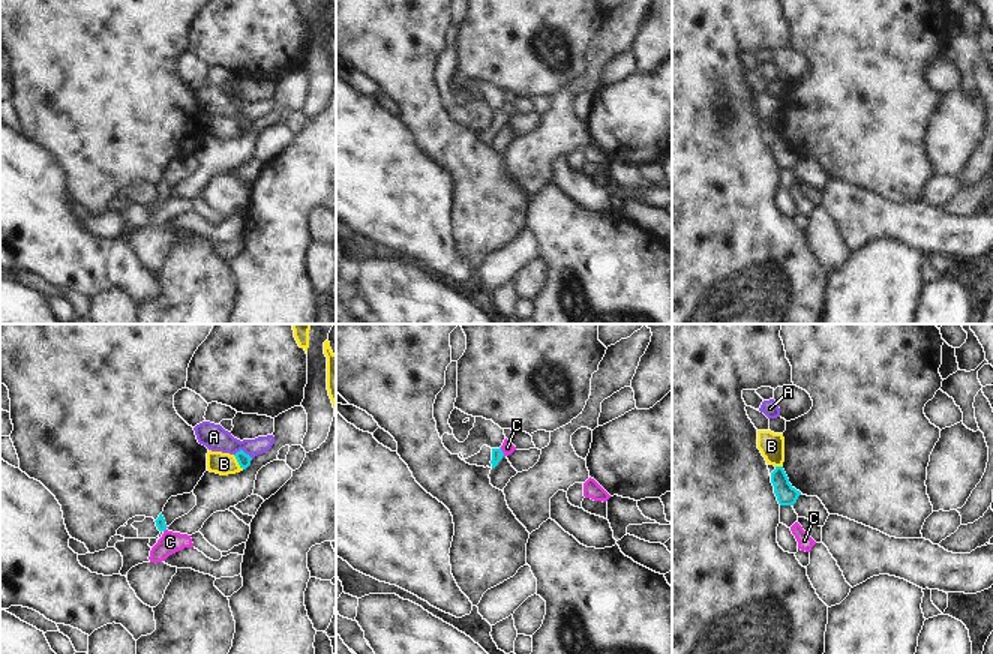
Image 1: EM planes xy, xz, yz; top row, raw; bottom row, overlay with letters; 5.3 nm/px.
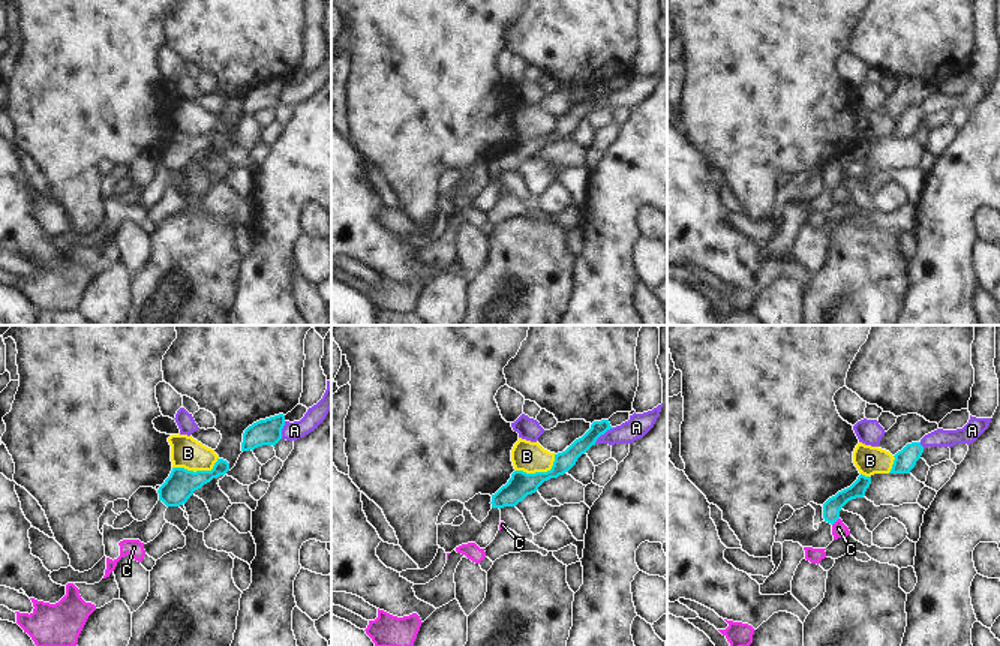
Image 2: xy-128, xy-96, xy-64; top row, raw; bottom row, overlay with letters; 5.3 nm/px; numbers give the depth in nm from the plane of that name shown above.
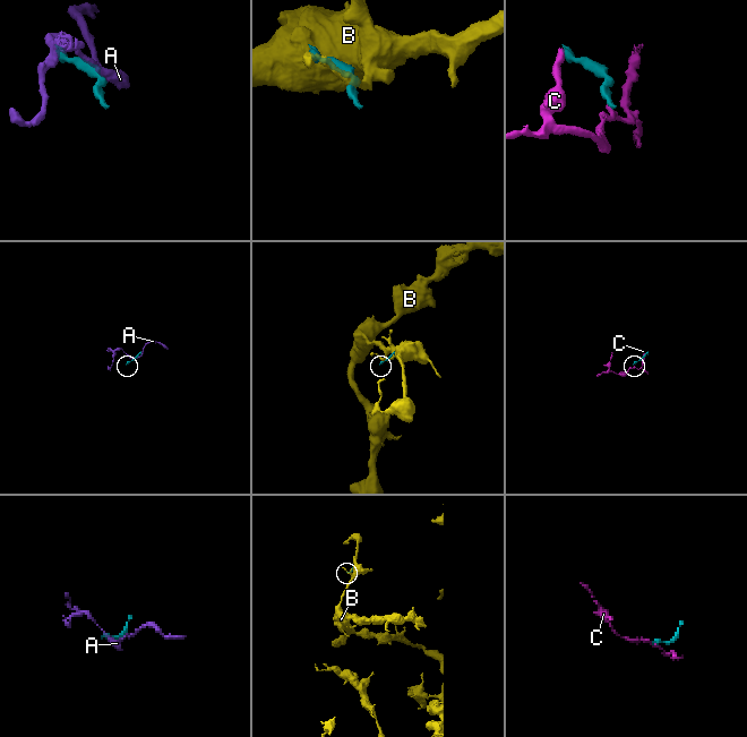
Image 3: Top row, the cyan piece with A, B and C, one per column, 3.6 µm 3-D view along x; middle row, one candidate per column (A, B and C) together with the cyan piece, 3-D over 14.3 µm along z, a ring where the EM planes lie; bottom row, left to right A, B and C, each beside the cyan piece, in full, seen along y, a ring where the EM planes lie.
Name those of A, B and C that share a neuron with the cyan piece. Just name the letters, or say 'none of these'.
none of these

